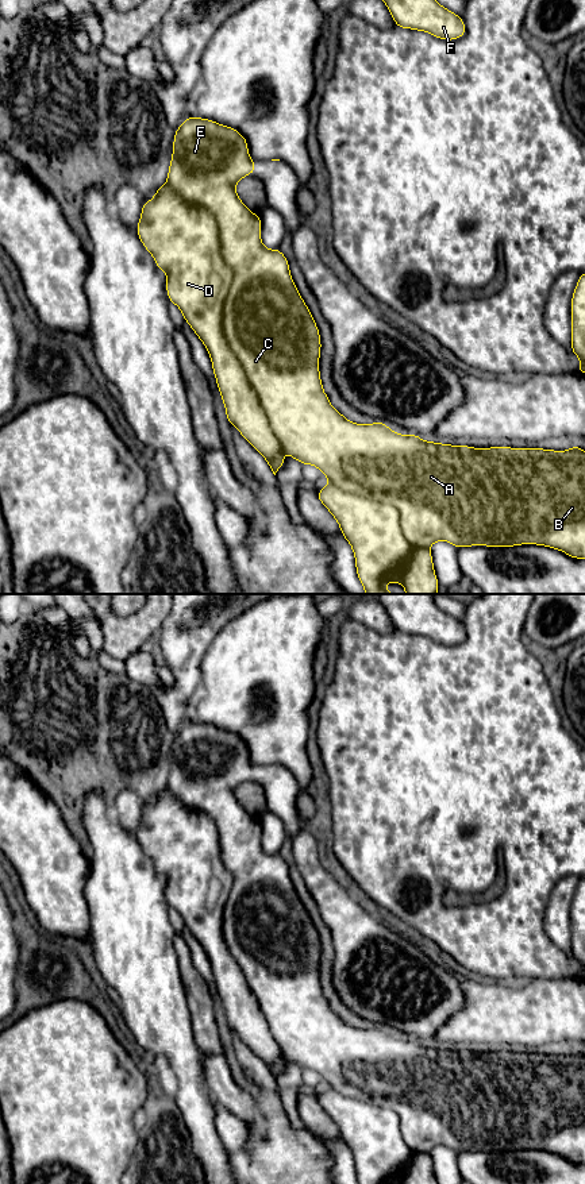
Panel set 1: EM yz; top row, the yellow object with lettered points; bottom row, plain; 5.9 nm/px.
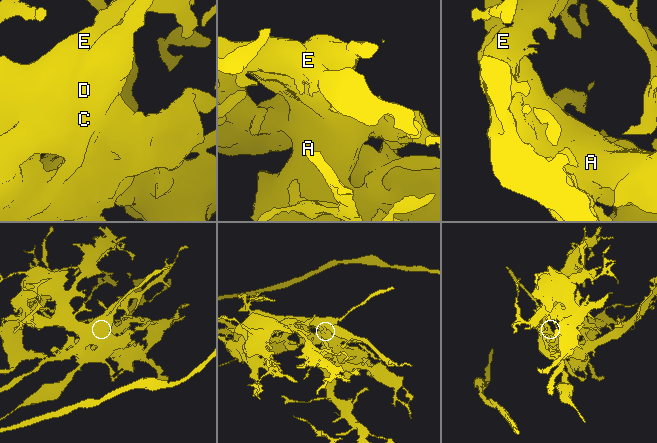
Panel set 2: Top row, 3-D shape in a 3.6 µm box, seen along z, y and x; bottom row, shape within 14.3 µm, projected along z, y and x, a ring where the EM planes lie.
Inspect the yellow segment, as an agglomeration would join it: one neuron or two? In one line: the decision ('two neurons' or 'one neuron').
two neurons

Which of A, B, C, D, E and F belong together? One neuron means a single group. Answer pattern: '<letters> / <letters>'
A B C E F / D

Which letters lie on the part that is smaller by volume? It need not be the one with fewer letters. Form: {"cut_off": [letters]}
{"cut_off": ["D"]}

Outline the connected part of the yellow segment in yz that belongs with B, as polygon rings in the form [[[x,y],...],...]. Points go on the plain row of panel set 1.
[[[188,721],[174,738],[166,790],[185,809],[209,815],[218,828],[220,857],[234,876],[223,911],[223,937],[228,952],[255,995],[282,1056],[301,1069],[317,1072],[328,1083],[328,1089],[316,1102],[350,1148],[358,1183],[438,1184],[428,1152],[439,1145],[455,1153],[536,1149],[585,1164],[585,1056],[577,1049],[567,1056],[442,1049],[424,1046],[413,1038],[396,1038],[381,1026],[355,1029],[332,1013],[319,976],[320,937],[296,894],[288,864],[280,853],[269,855],[262,849],[259,819],[253,818],[236,799],[239,784],[255,774],[247,745],[238,734],[211,724]]]

